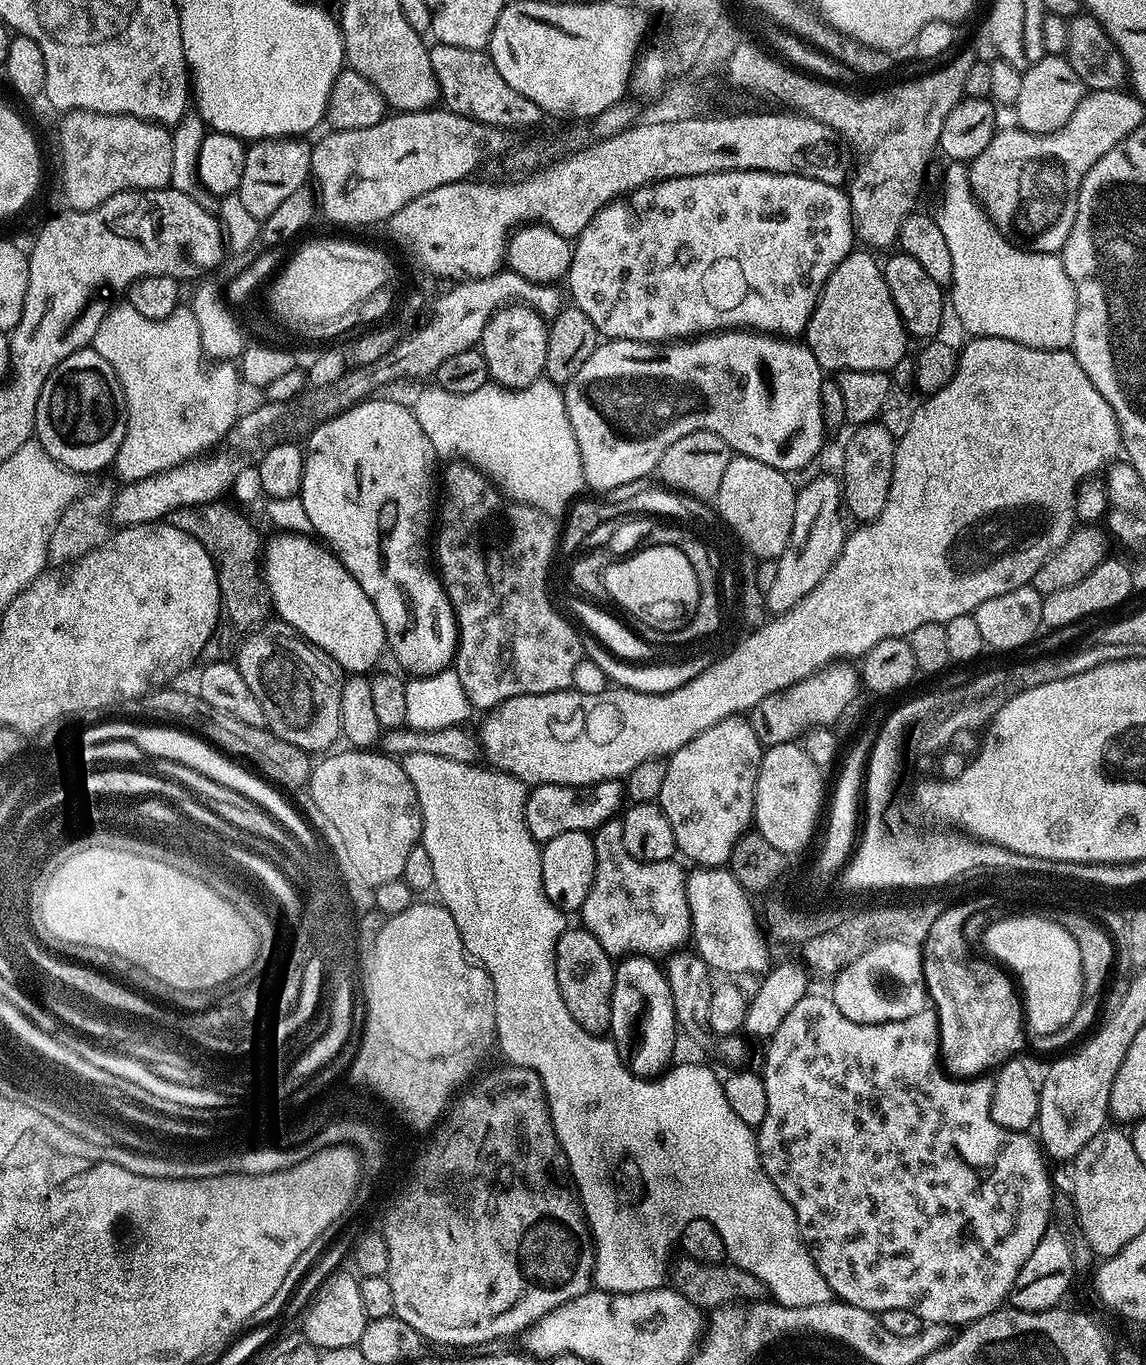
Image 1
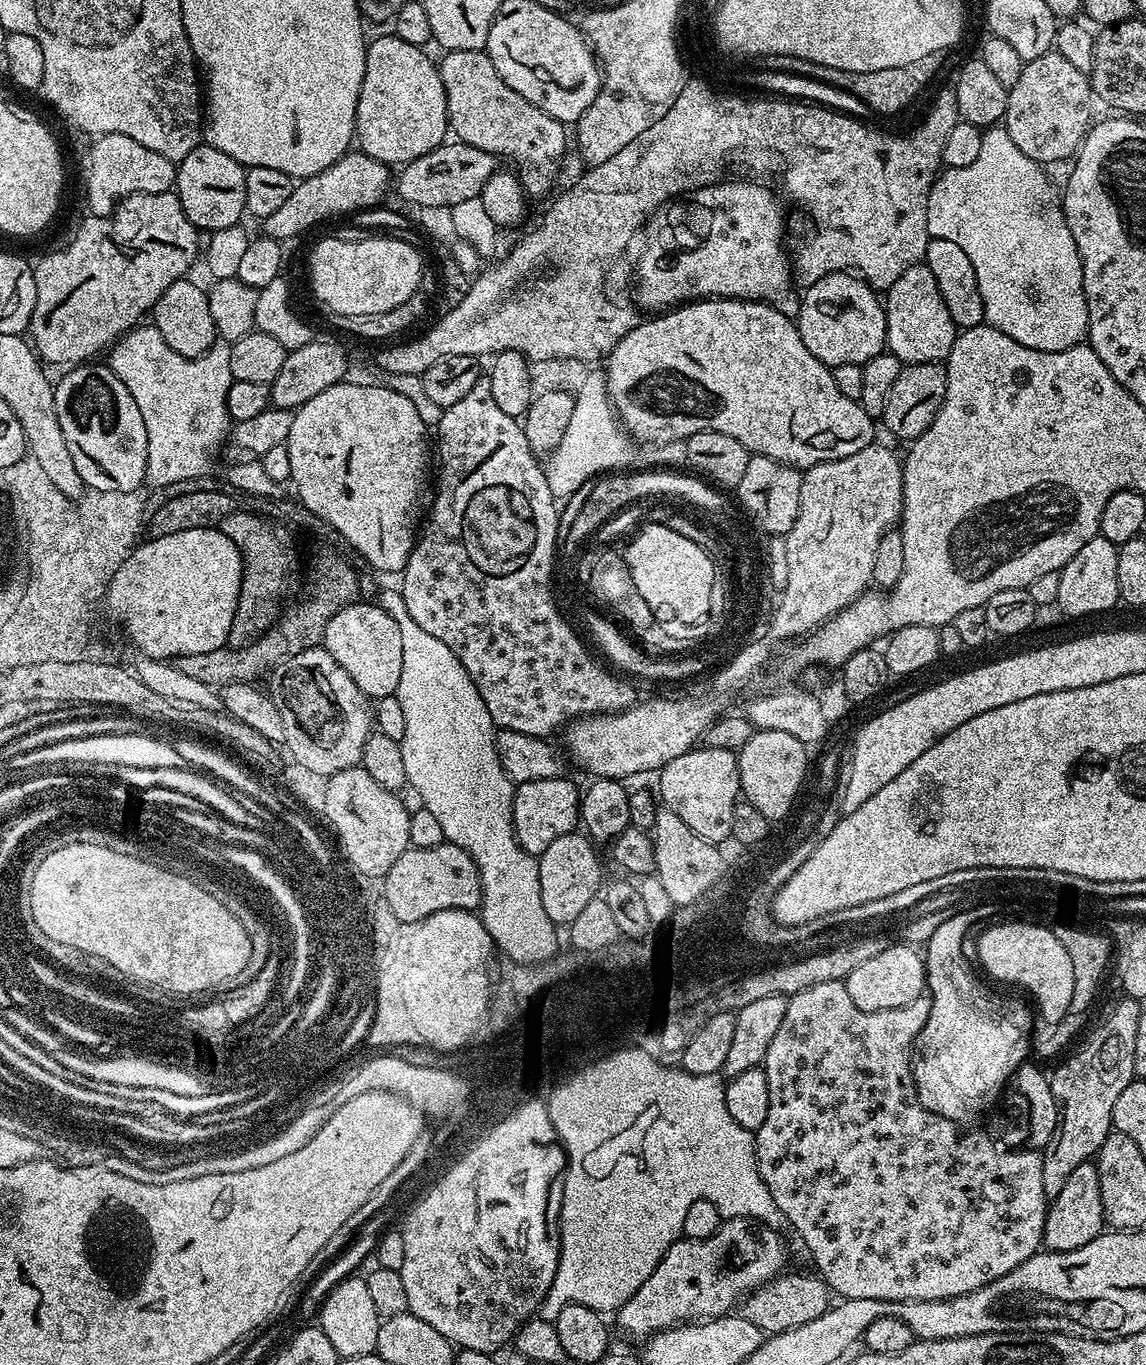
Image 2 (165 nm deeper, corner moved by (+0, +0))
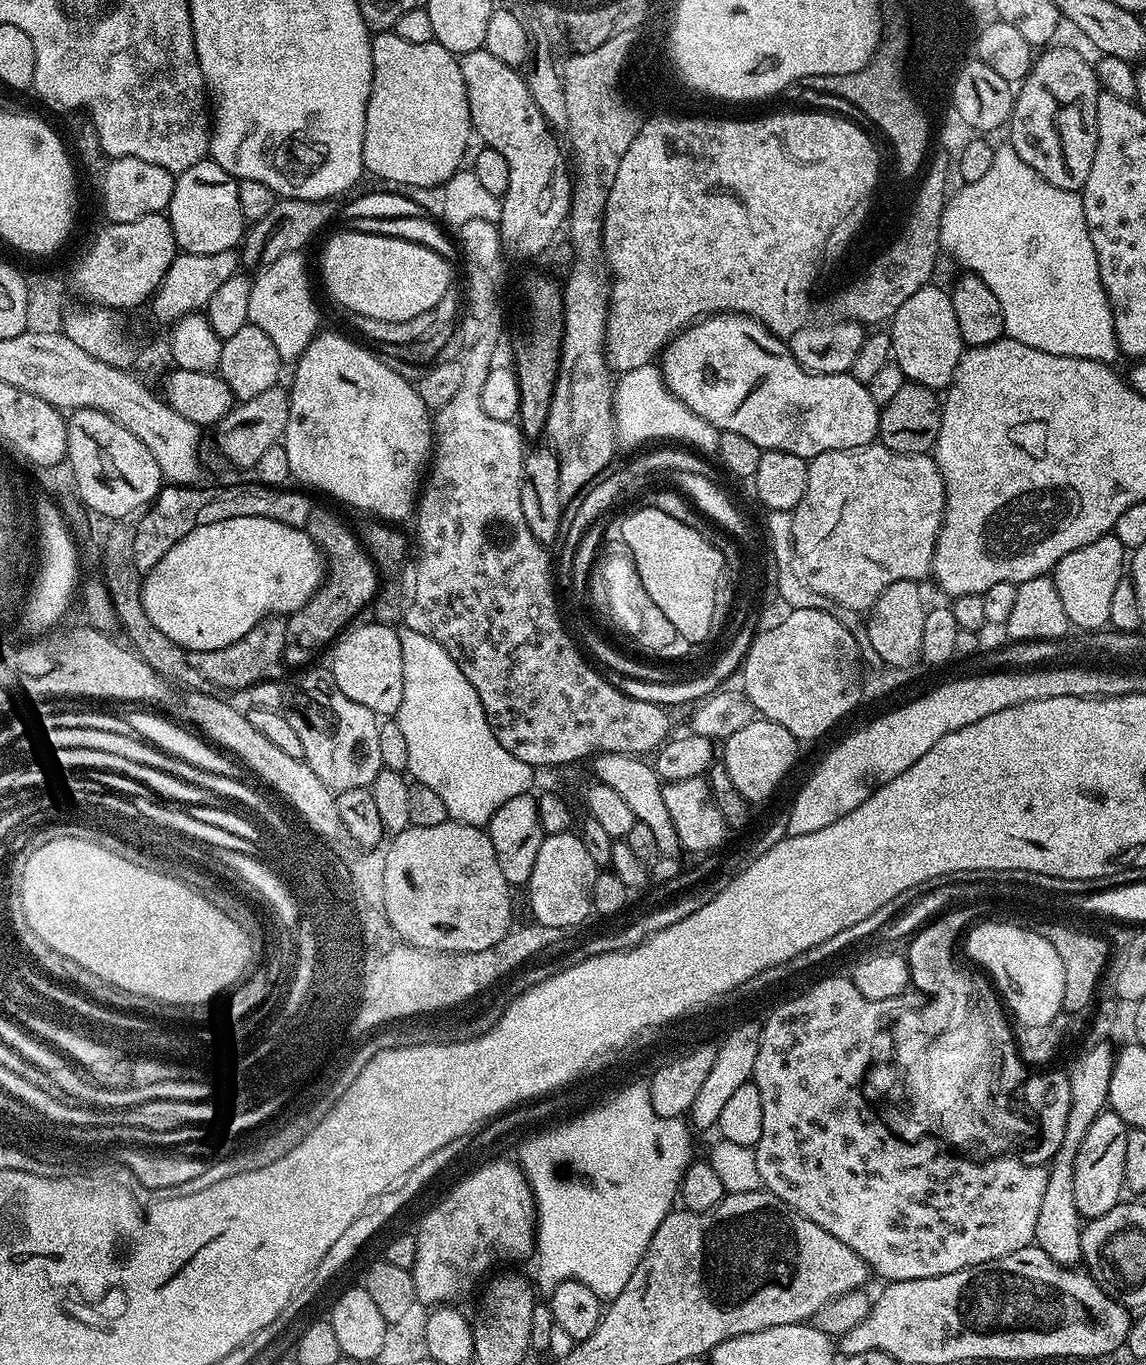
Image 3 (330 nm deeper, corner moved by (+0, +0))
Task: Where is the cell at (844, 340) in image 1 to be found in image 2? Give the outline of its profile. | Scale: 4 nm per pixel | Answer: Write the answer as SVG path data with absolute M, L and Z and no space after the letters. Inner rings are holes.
M851 271L831 272L818 282L807 285L799 297L800 310L795 317L796 329L806 342L806 350L814 354L833 369L843 363L863 365L870 358L885 351L886 314L877 289L868 285L868 281Z

